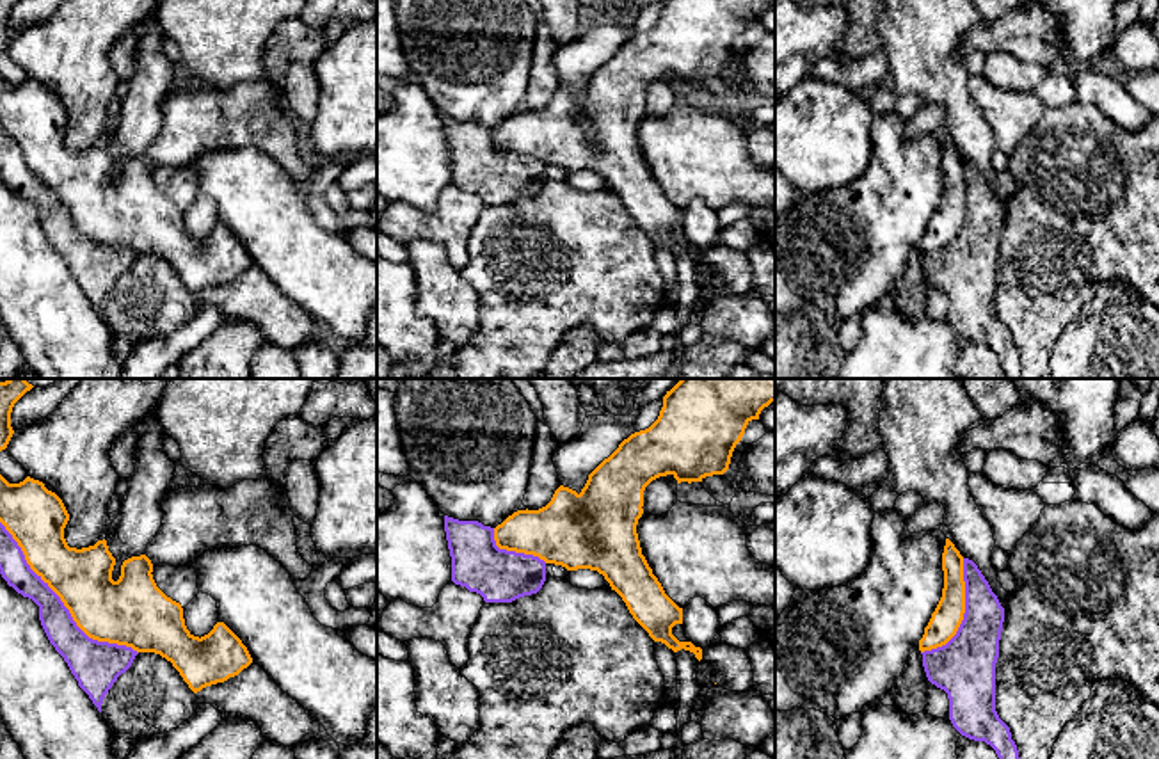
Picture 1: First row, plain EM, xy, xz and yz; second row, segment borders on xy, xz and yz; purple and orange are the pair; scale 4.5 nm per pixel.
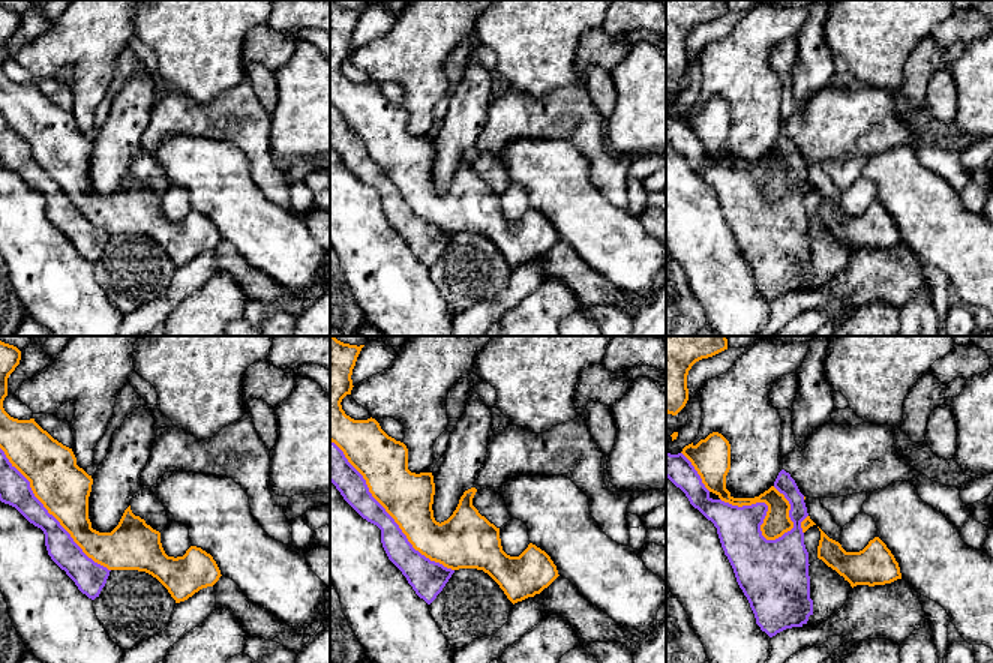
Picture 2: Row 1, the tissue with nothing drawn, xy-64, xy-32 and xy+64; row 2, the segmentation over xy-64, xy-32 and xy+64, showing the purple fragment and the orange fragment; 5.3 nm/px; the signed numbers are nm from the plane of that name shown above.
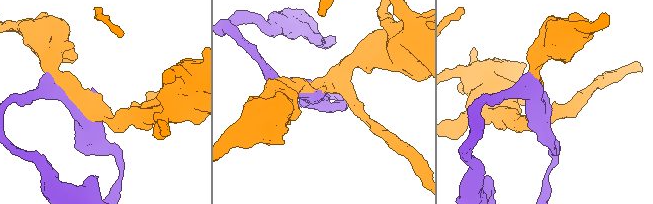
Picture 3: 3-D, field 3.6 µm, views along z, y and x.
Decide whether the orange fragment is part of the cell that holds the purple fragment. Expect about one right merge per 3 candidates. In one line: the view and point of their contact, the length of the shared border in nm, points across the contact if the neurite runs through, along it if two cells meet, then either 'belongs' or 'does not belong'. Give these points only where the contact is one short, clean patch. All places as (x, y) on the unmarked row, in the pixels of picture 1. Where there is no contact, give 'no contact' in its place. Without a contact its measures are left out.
meets purple in xy at (63, 205); contact 850 nm long; does not belong

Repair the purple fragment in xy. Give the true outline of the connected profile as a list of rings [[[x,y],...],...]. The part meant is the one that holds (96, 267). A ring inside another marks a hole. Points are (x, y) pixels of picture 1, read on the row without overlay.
[[[2,124],[0,176],[9,188],[39,208],[39,222],[50,245],[101,315],[105,297],[132,268],[139,254],[126,247],[89,240],[76,228],[60,199],[30,171],[21,149]]]

